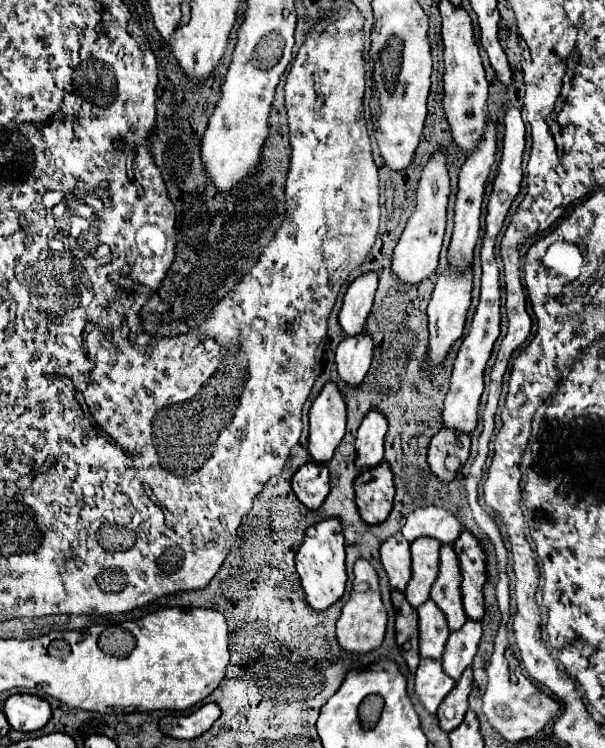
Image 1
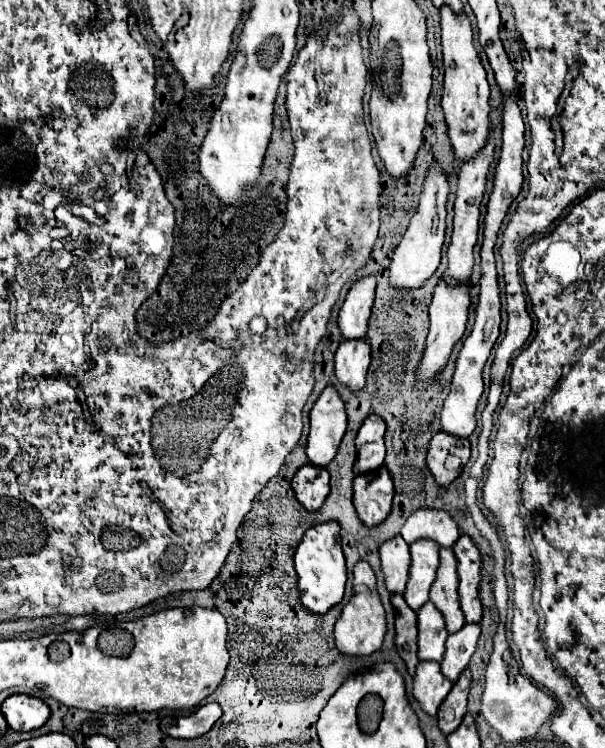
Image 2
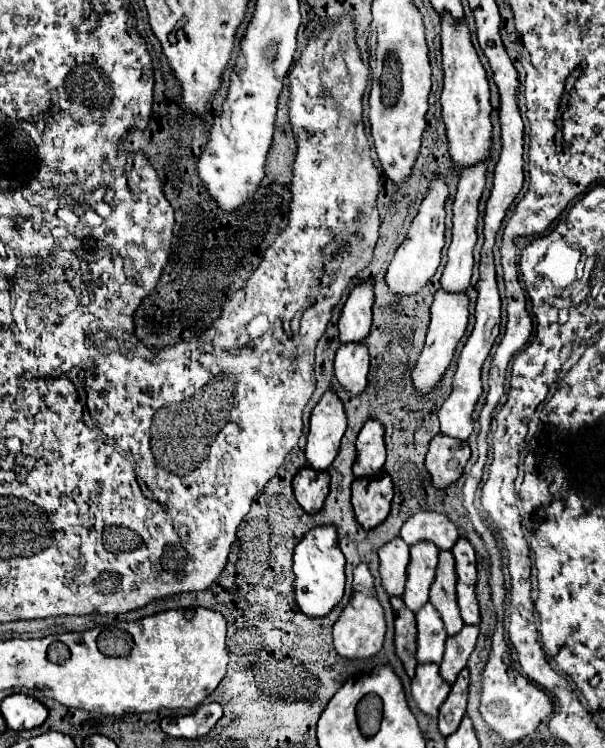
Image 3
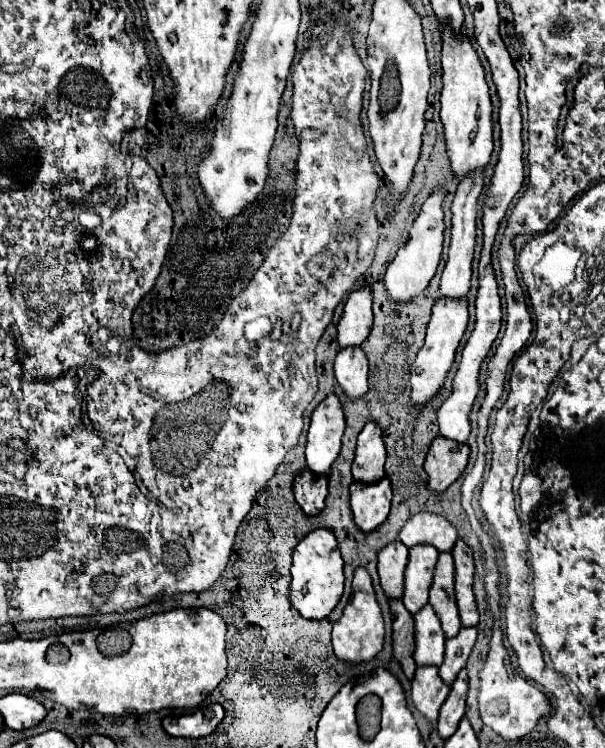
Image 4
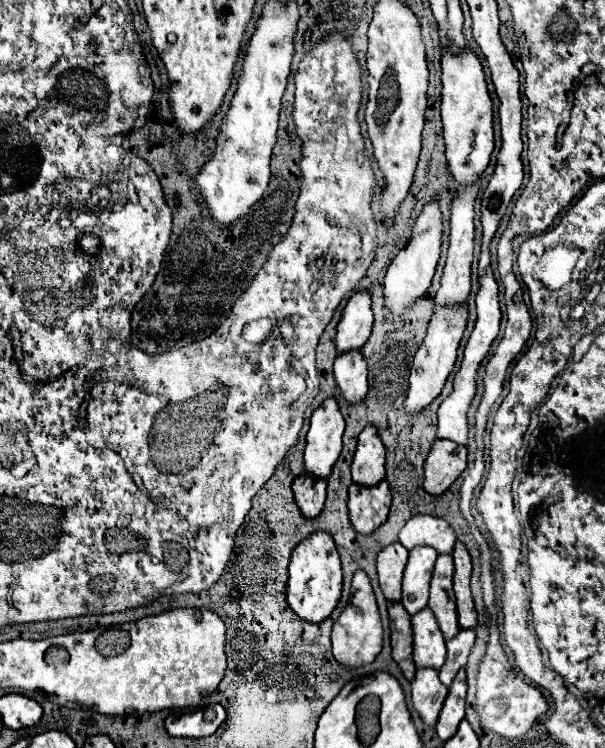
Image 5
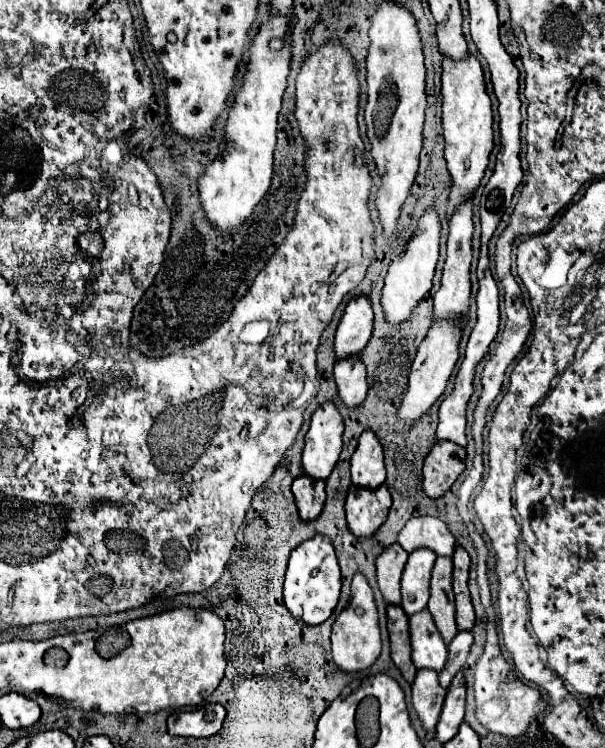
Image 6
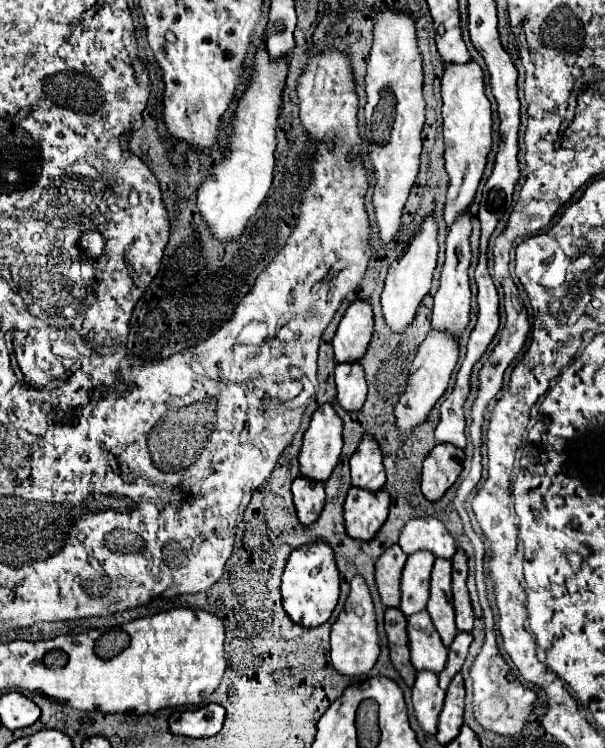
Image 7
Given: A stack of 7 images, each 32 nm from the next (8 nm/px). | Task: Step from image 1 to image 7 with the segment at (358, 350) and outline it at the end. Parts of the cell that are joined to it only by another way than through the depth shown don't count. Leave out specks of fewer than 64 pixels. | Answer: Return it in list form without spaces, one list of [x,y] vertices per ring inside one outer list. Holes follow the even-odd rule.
[[[340,364],[336,366],[336,386],[338,404],[346,412],[358,412],[366,400],[366,380],[360,364]]]

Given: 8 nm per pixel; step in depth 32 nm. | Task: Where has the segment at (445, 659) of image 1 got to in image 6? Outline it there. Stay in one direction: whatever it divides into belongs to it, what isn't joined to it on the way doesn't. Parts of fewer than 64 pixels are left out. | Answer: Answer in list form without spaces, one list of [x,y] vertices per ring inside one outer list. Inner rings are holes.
[[[458,632],[456,638],[452,640],[452,644],[448,644],[448,660],[446,660],[444,670],[440,672],[440,686],[442,688],[448,688],[452,678],[456,676],[456,672],[464,666],[472,642],[474,642],[472,632]]]

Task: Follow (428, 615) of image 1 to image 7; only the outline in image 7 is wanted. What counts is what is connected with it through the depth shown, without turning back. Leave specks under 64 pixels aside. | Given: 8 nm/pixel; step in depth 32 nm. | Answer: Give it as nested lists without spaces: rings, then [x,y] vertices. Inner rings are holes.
[[[426,610],[408,618],[408,646],[412,666],[418,672],[420,670],[430,670],[434,674],[442,672],[448,648],[442,644]]]

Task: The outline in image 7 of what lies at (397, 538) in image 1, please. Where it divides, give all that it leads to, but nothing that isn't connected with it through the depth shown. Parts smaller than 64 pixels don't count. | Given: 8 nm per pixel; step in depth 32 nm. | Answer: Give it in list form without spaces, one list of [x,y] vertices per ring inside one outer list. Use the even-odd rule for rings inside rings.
[[[398,544],[388,548],[376,562],[376,586],[386,608],[398,608],[400,604],[400,574],[406,556]]]

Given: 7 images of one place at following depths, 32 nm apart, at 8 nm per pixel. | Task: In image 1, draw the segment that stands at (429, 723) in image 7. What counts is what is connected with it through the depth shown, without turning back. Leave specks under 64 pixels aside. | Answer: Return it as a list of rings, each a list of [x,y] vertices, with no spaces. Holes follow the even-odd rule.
[[[420,660],[414,692],[430,714],[436,714],[440,702],[452,688],[454,680],[450,676],[444,676],[442,664],[438,660]]]

